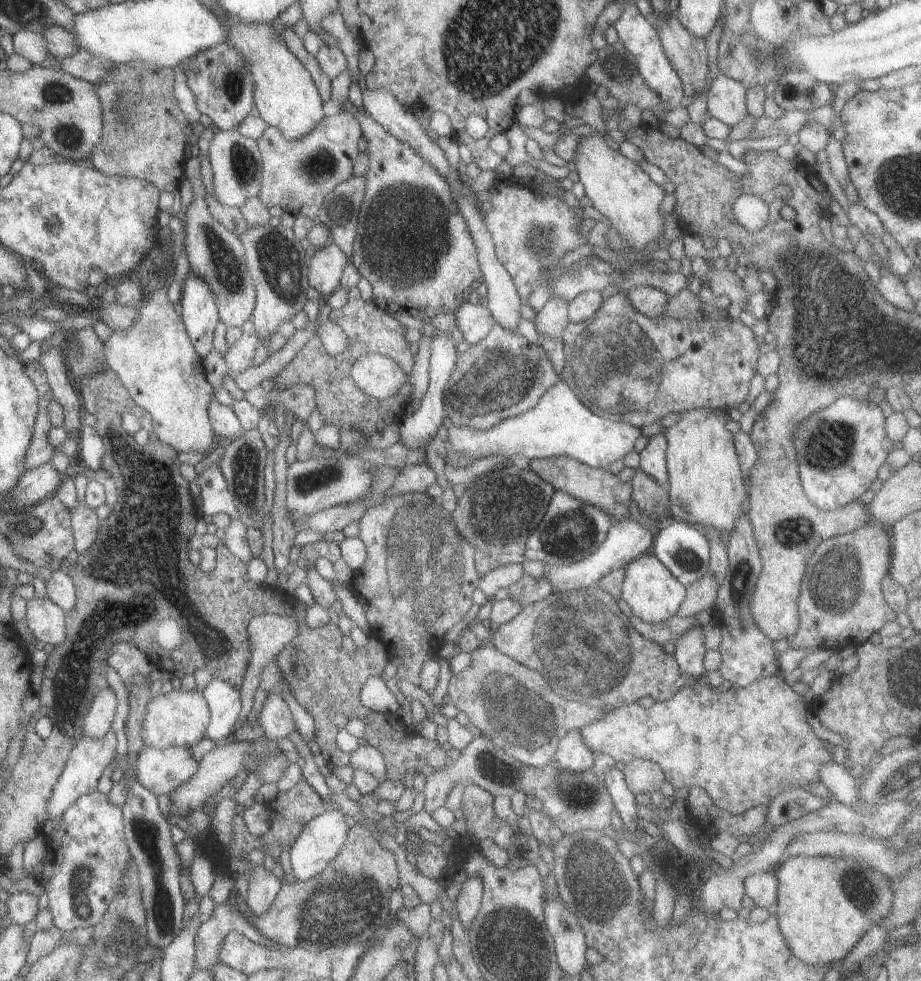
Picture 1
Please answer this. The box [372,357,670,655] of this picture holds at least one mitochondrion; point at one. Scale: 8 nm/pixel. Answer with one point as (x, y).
(502, 509)

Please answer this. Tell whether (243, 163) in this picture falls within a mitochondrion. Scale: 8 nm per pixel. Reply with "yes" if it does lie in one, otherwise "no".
yes

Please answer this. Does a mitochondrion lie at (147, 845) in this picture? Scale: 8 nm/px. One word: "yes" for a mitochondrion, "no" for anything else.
yes

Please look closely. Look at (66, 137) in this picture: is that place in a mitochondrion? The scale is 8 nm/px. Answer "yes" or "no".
yes

